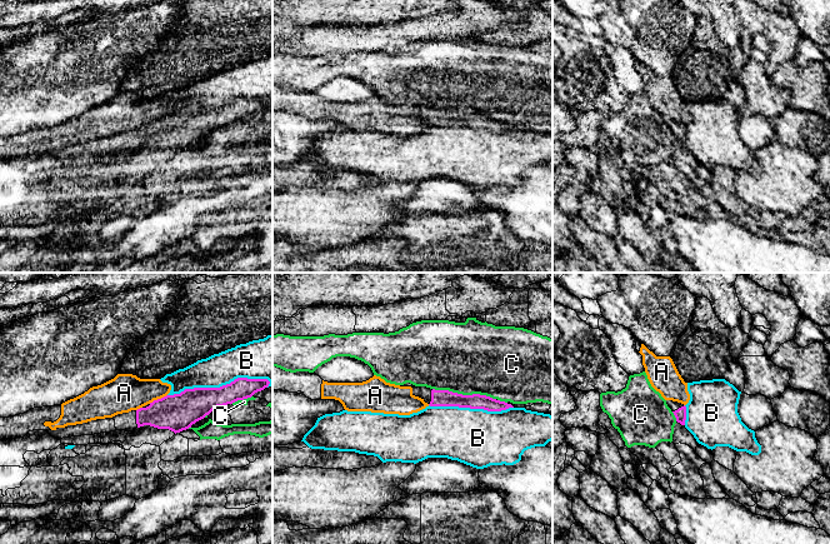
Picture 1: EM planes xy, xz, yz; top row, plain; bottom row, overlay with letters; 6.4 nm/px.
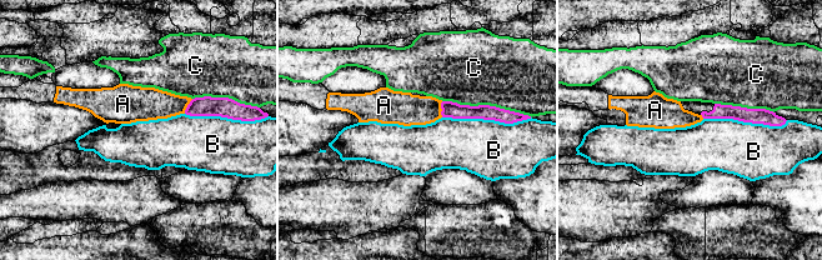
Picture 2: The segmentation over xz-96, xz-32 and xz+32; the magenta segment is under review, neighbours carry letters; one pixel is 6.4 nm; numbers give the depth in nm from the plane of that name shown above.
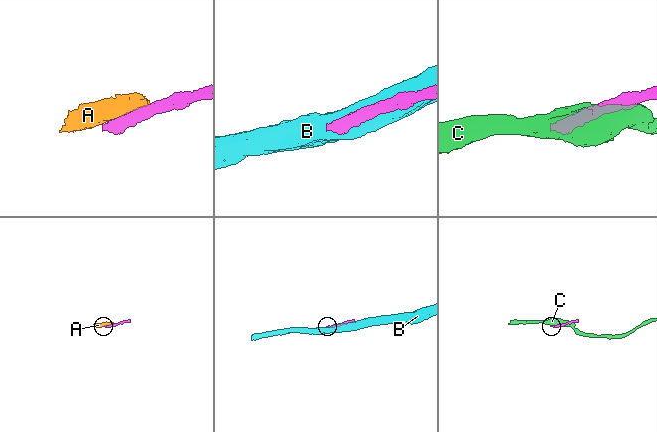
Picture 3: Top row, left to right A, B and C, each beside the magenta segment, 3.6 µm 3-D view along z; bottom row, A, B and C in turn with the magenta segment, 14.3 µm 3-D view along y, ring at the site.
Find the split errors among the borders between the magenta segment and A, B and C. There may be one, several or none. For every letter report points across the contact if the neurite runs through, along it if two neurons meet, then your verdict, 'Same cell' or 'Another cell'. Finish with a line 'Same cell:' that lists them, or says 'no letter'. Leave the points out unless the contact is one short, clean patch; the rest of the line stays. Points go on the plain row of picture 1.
A: Another cell
B: Another cell
C: Another cell
Same cell: no letter

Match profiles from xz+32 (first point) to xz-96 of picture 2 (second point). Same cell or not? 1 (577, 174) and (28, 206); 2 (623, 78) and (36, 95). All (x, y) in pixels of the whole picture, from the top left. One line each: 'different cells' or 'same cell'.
1: different cells
2: different cells

